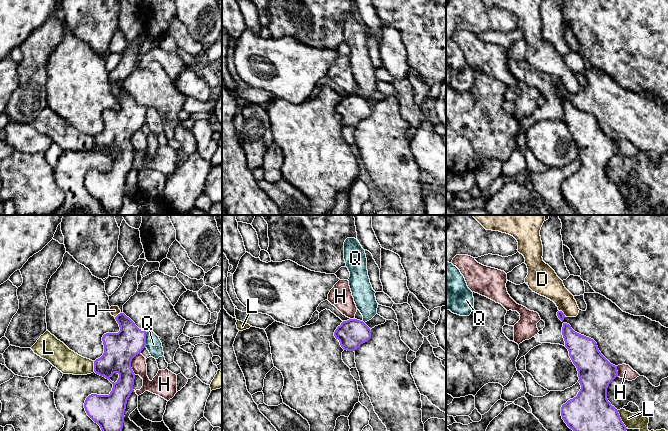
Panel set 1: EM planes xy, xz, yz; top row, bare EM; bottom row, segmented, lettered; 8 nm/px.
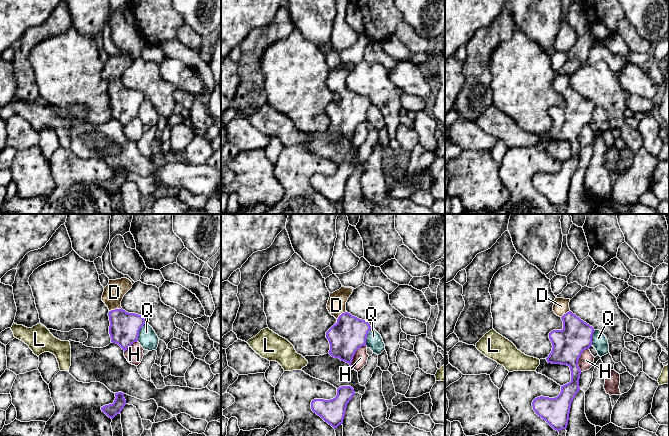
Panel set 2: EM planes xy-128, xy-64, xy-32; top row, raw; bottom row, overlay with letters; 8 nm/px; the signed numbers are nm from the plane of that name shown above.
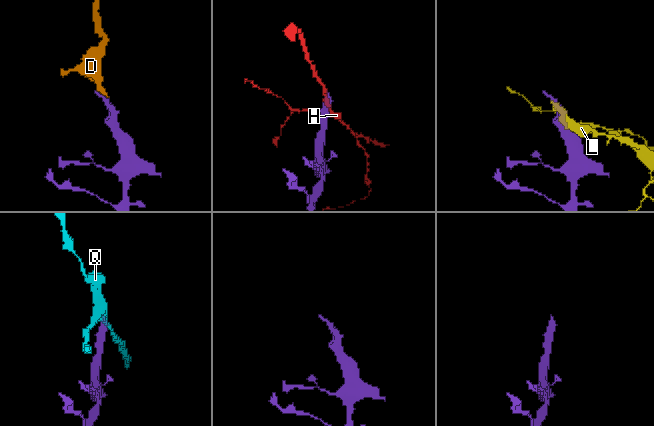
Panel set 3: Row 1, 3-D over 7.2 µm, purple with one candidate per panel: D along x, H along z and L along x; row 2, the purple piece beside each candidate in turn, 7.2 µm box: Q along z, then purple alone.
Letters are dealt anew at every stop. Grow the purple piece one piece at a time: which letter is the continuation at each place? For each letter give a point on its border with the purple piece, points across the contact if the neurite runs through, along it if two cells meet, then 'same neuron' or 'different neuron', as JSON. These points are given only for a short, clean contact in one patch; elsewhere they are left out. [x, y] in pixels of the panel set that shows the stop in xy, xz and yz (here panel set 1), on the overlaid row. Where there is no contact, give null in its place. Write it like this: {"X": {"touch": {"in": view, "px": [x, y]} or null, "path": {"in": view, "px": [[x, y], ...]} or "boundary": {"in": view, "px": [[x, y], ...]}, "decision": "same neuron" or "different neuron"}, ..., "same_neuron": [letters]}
{"D": {"touch": {"in": "xy", "px": [117, 315]}, "path": {"in": "xy", "px": [[130, 340], [126, 324], [117, 315], [114, 310]]}, "decision": "same neuron"}, "H": {"touch": {"in": "xy", "px": [130, 363]}, "decision": "different neuron"}, "L": {"touch": {"in": "yz", "px": [620, 419]}, "decision": "different neuron"}, "Q": {"touch": {"in": "xy", "px": [145, 339]}, "boundary": {"in": "xy", "px": [[147, 332], [145, 346]]}, "decision": "different neuron"}, "same_neuron": ["D"]}

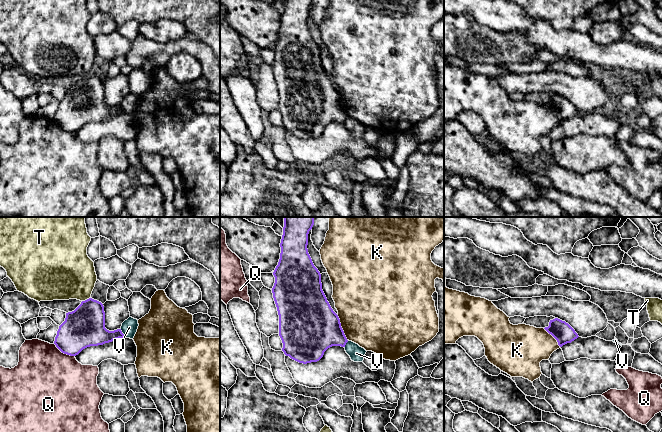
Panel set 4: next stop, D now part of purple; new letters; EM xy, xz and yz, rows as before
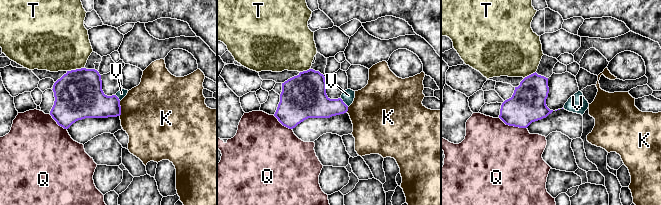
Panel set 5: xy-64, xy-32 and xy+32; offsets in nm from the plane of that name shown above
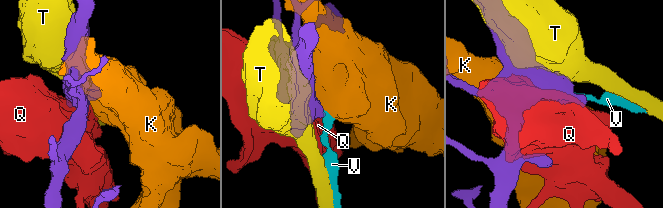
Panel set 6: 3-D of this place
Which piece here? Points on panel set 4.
{"K": {"touch": {"in": "xz", "px": [341, 327]}, "decision": "different neuron"}, "Q": {"touch": {"in": "xy", "px": [64, 353]}, "decision": "different neuron"}, "T": {"touch": {"in": "xy", "px": [85, 300]}, "decision": "different neuron"}, "V": {"touch": {"in": "xy", "px": [121, 332]}, "boundary": {"in": "xy", "px": [[120, 328], [124, 336]]}, "decision": "different neuron"}, "same_neuron": []}

